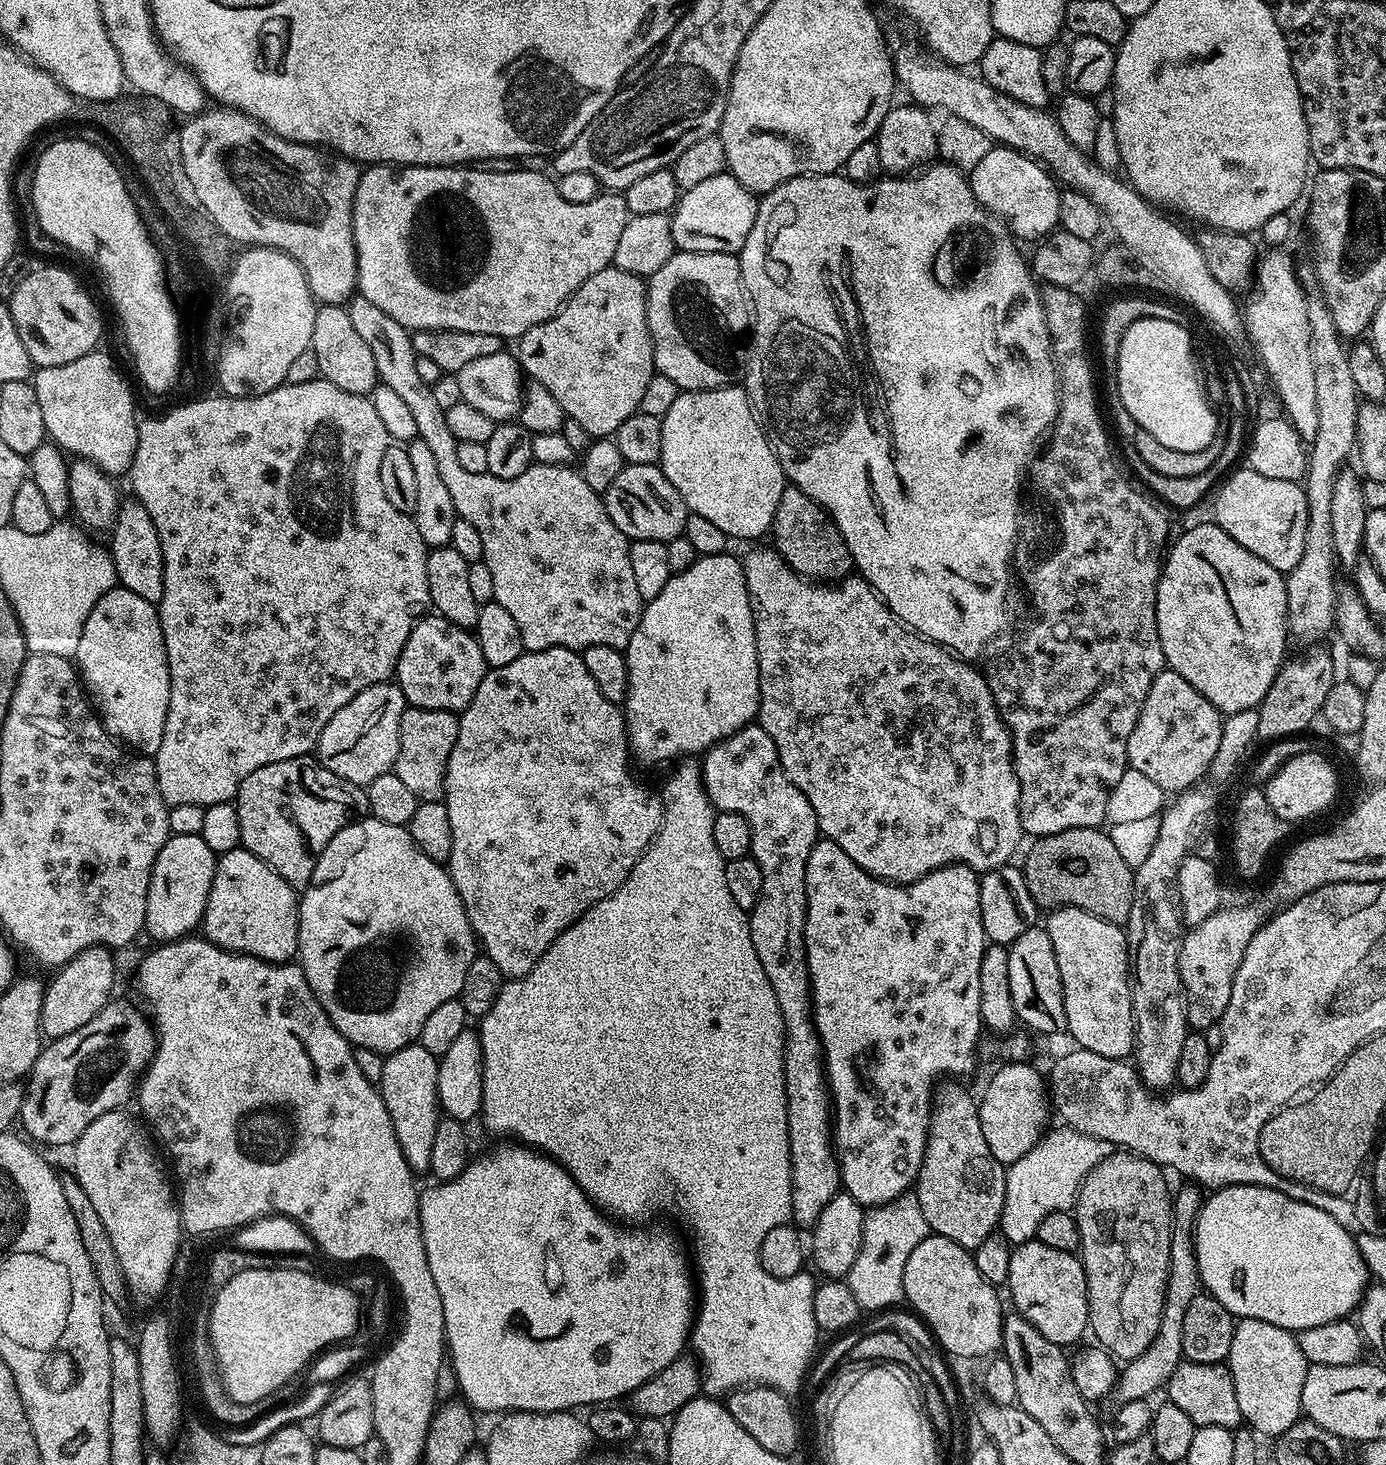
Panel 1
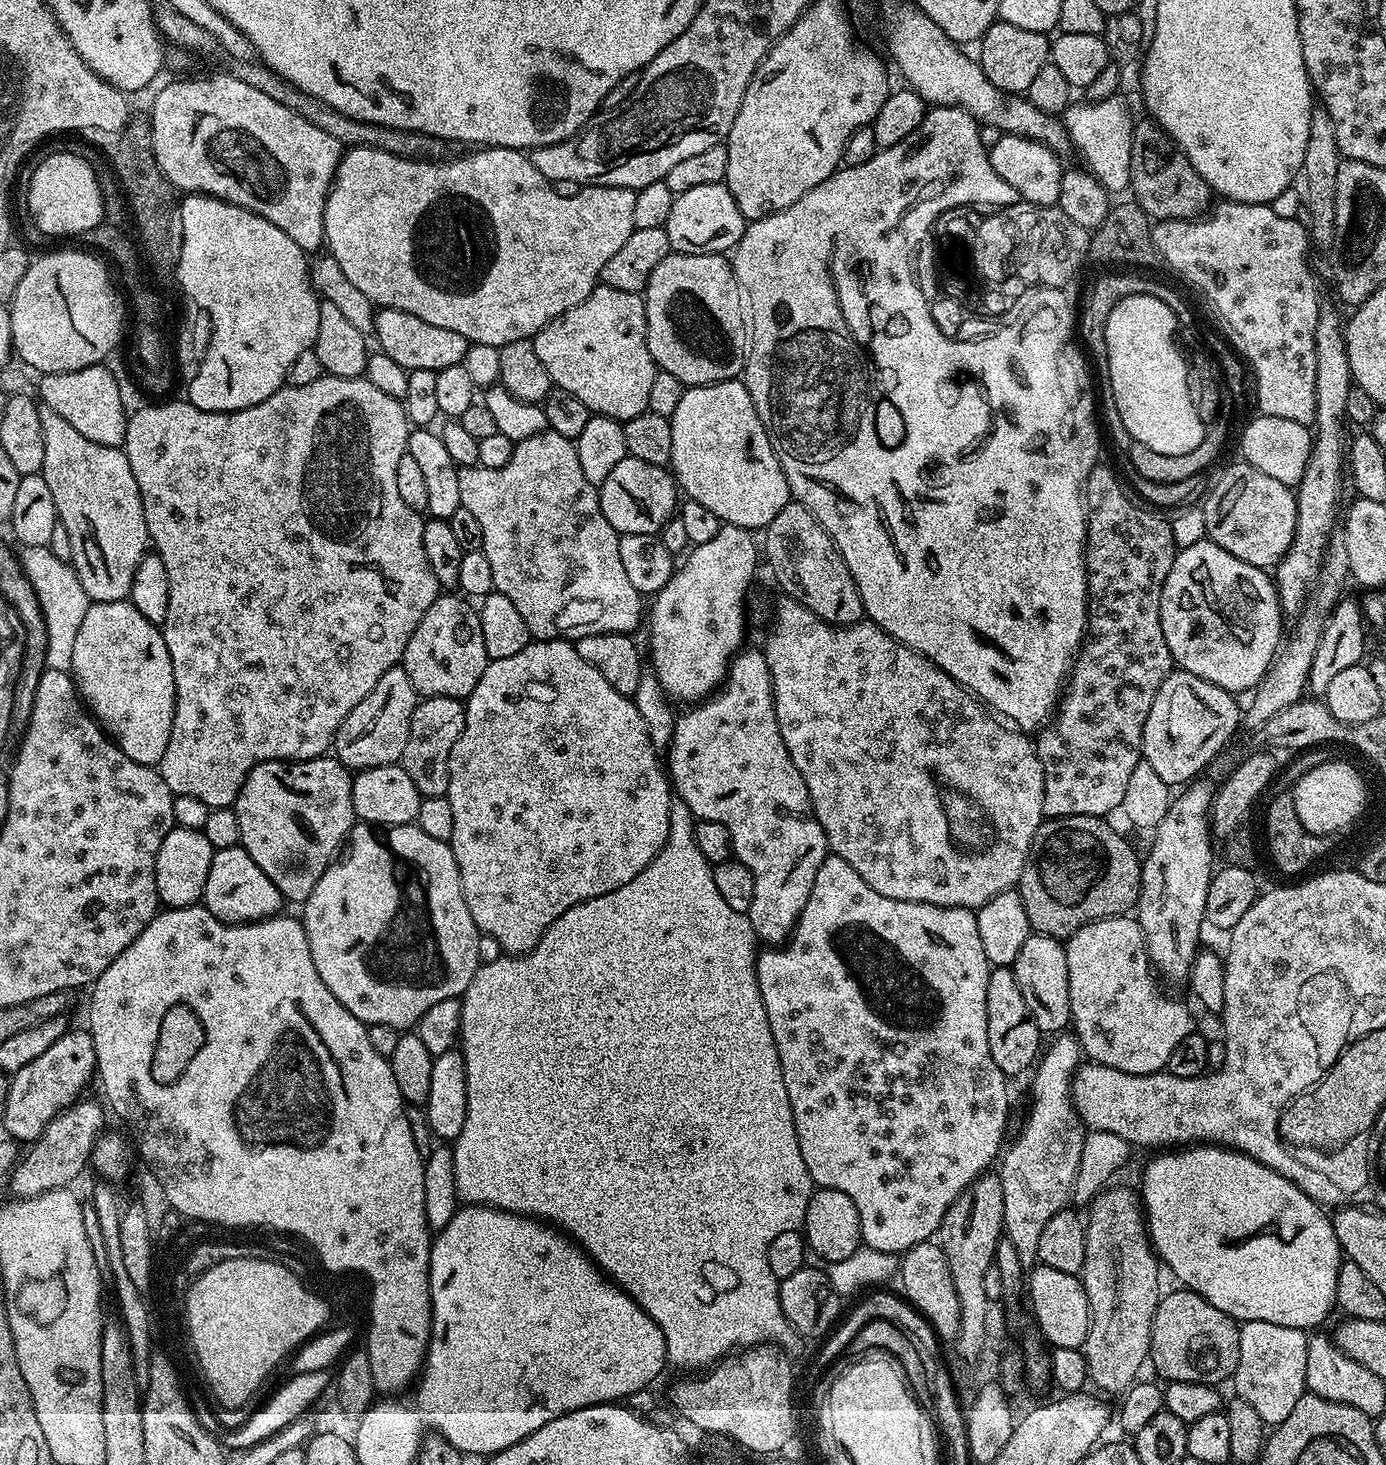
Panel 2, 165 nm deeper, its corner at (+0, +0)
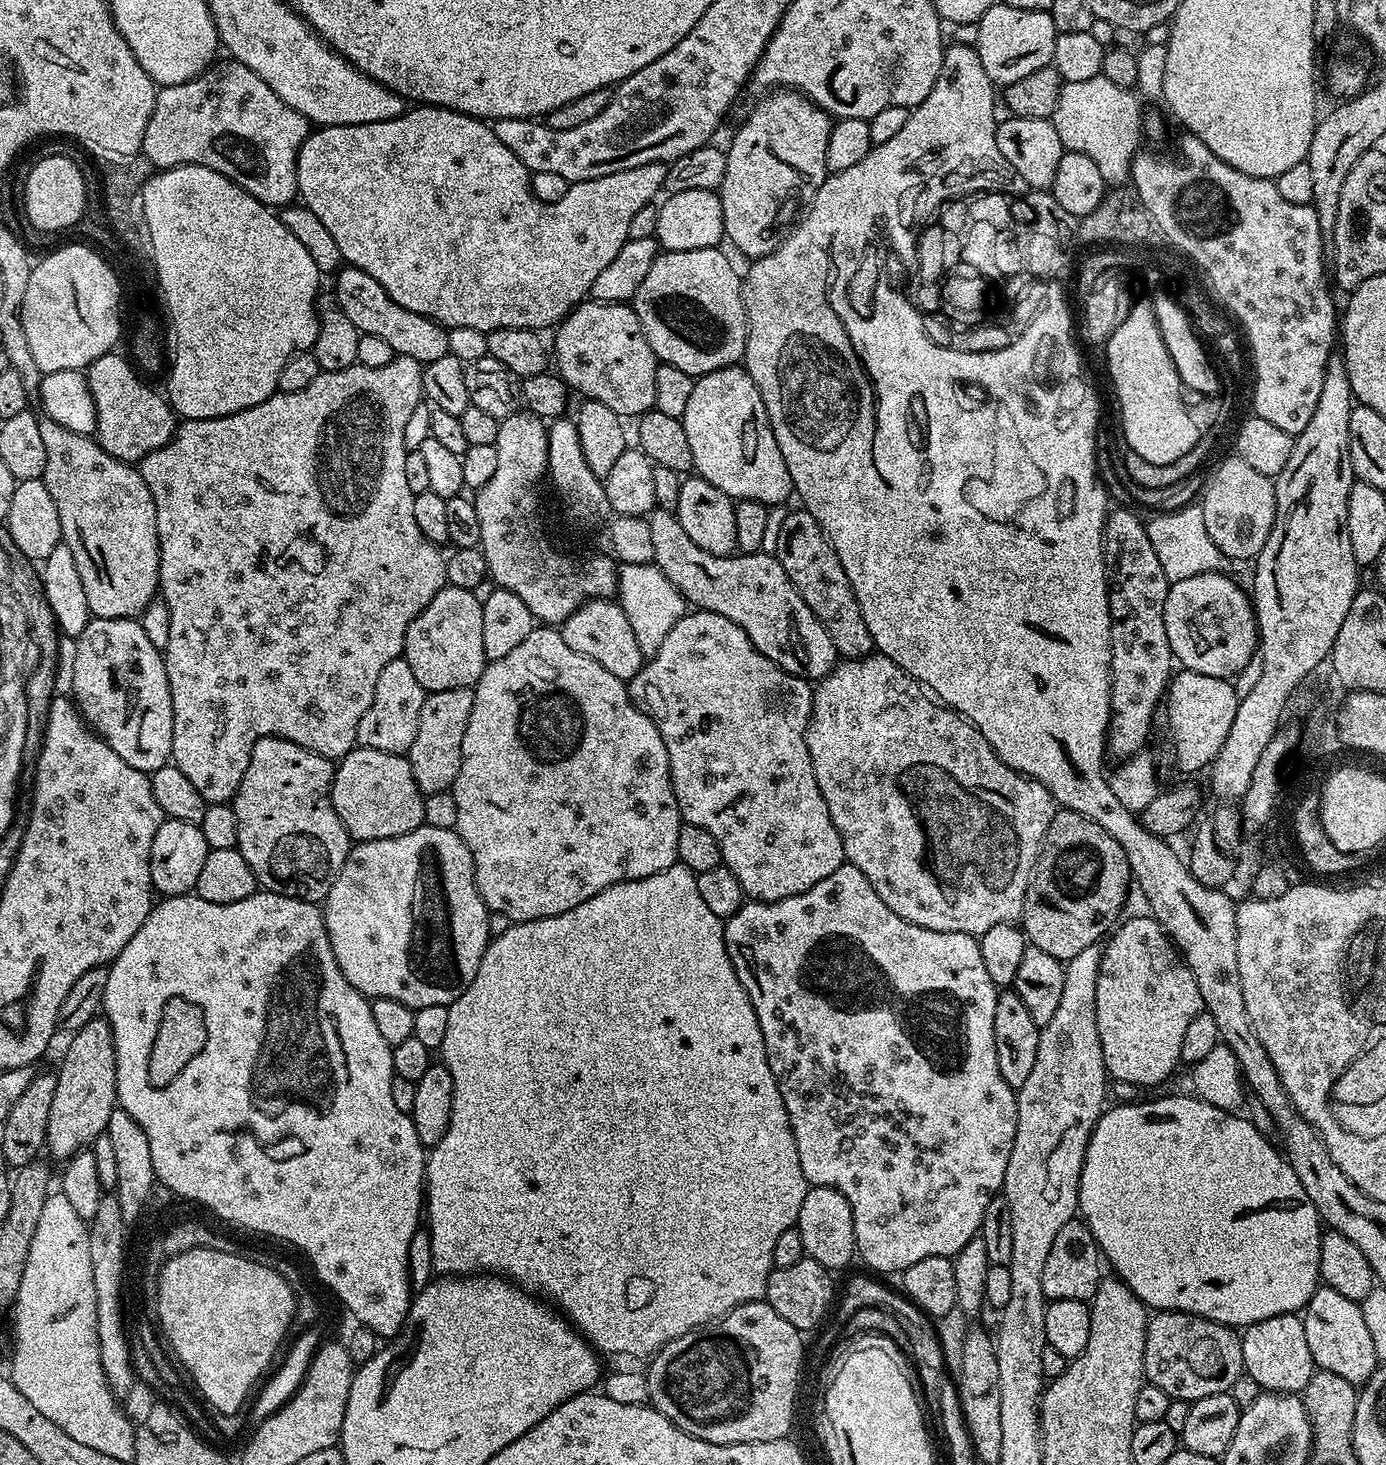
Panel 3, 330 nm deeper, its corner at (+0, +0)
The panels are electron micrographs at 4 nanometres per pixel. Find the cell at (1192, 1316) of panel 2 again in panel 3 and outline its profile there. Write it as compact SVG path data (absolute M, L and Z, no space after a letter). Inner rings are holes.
M1156 1312L1149 1319L1144 1351L1144 1378L1147 1383L1158 1386L1158 1390L1166 1390L1170 1399L1191 1402L1210 1398L1210 1394L1231 1390L1234 1382L1243 1375L1242 1336L1237 1329L1189 1312Z

